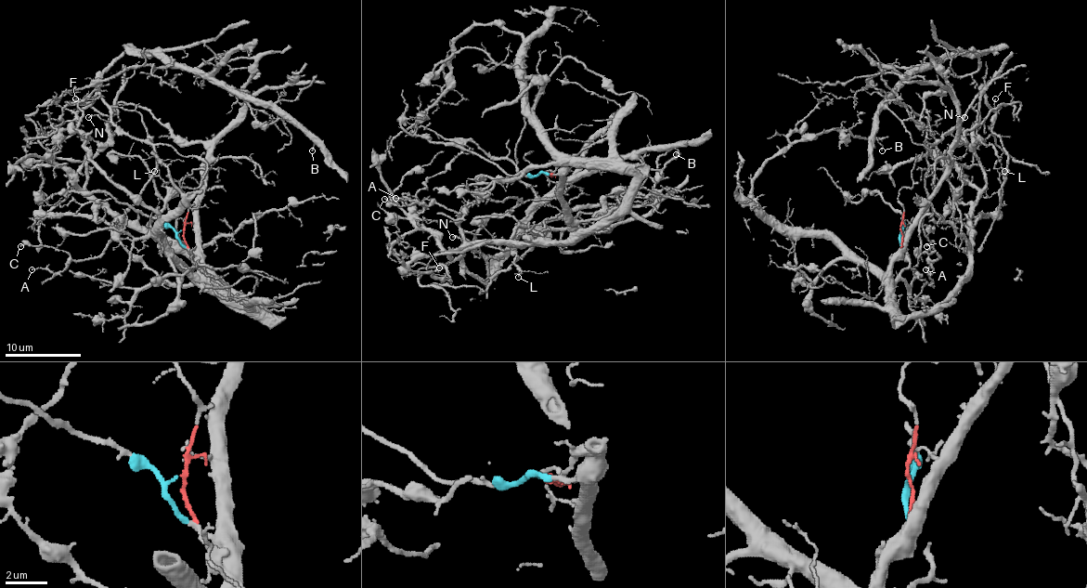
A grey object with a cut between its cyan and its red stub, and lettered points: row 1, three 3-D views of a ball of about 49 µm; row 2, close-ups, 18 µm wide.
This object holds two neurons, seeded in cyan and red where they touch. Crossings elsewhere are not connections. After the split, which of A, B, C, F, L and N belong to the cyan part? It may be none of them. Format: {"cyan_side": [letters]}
{"cyan_side": []}

